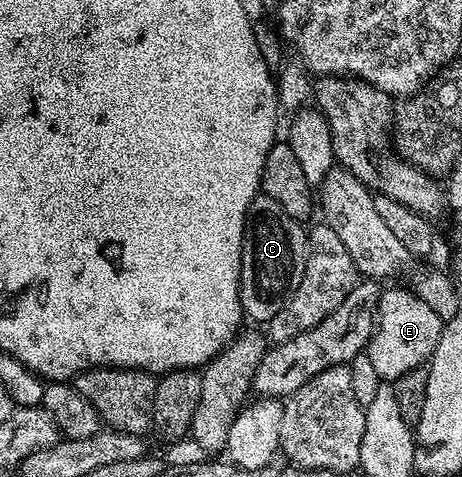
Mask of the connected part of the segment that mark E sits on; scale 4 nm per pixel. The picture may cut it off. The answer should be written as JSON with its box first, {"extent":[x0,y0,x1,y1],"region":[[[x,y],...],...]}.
{"extent":[367,287,443,381],"region":[[[393,287],[382,290],[377,306],[377,325],[369,338],[367,353],[382,381],[396,381],[403,373],[428,364],[439,345],[443,320],[417,296],[416,290]]]}

